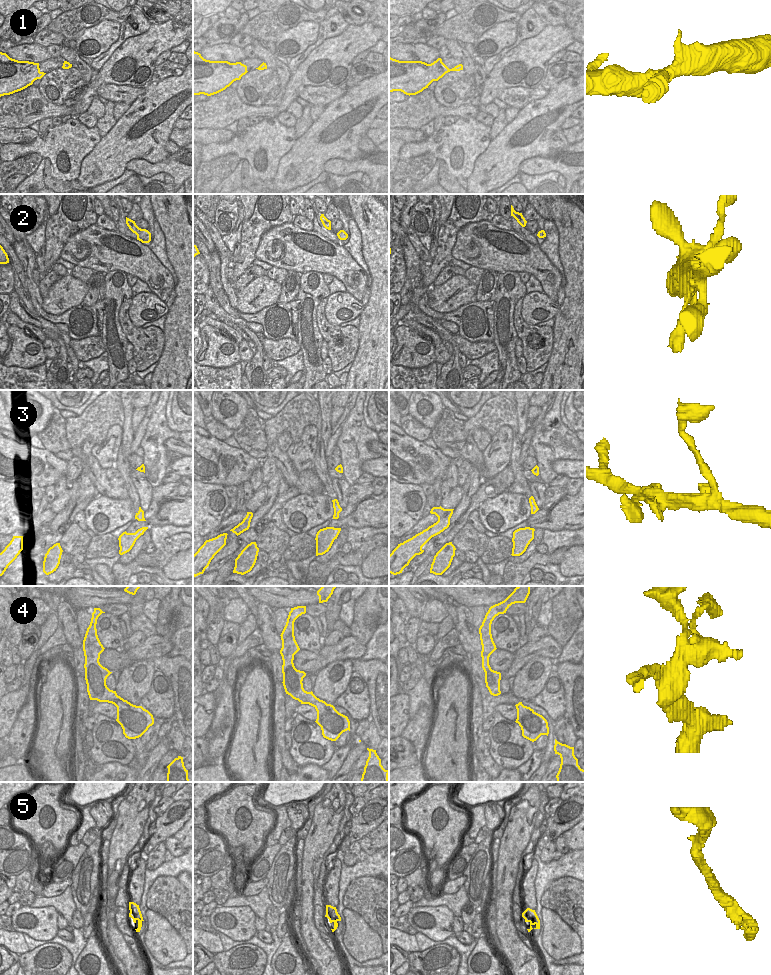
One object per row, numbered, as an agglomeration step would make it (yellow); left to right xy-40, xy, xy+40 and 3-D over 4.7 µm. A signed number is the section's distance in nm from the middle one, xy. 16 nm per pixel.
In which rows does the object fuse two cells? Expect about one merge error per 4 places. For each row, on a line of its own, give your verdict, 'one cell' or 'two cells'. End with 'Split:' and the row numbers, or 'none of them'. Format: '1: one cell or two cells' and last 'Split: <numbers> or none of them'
1: one cell
2: one cell
3: one cell
4: one cell
5: one cell
Split: none of them

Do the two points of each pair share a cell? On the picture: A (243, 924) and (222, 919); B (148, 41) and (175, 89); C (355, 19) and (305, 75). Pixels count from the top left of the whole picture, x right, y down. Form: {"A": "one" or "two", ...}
{"A": "one", "B": "two", "C": "two"}

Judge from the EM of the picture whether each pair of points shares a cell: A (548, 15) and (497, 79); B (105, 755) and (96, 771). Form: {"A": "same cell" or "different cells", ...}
{"A": "different cells", "B": "different cells"}

